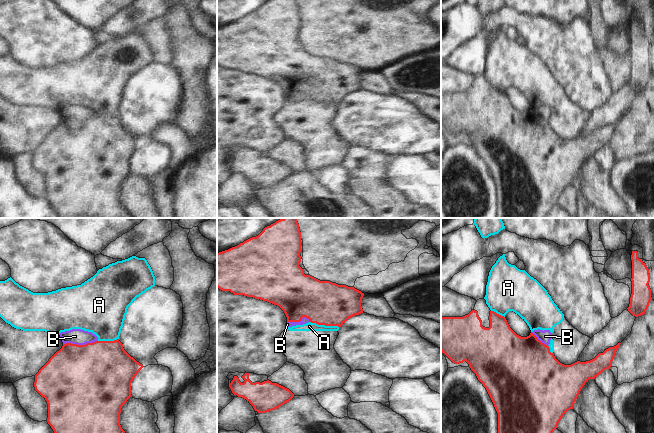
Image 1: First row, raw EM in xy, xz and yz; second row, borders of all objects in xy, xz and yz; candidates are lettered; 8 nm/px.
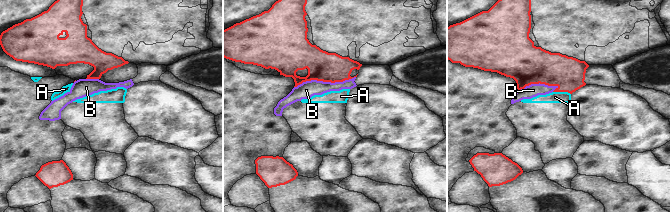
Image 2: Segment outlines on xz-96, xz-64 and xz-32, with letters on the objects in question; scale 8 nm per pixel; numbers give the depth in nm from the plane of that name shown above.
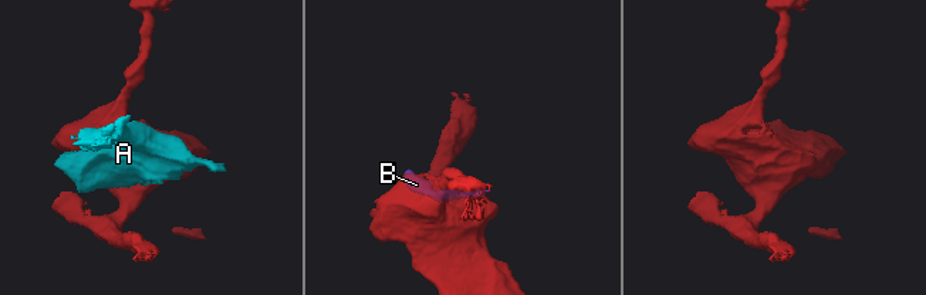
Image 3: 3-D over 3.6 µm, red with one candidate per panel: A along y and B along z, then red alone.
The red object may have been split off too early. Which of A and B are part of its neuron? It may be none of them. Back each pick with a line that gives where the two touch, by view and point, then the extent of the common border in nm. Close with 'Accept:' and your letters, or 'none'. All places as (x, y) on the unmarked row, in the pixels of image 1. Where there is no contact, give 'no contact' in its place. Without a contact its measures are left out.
Accept: none

